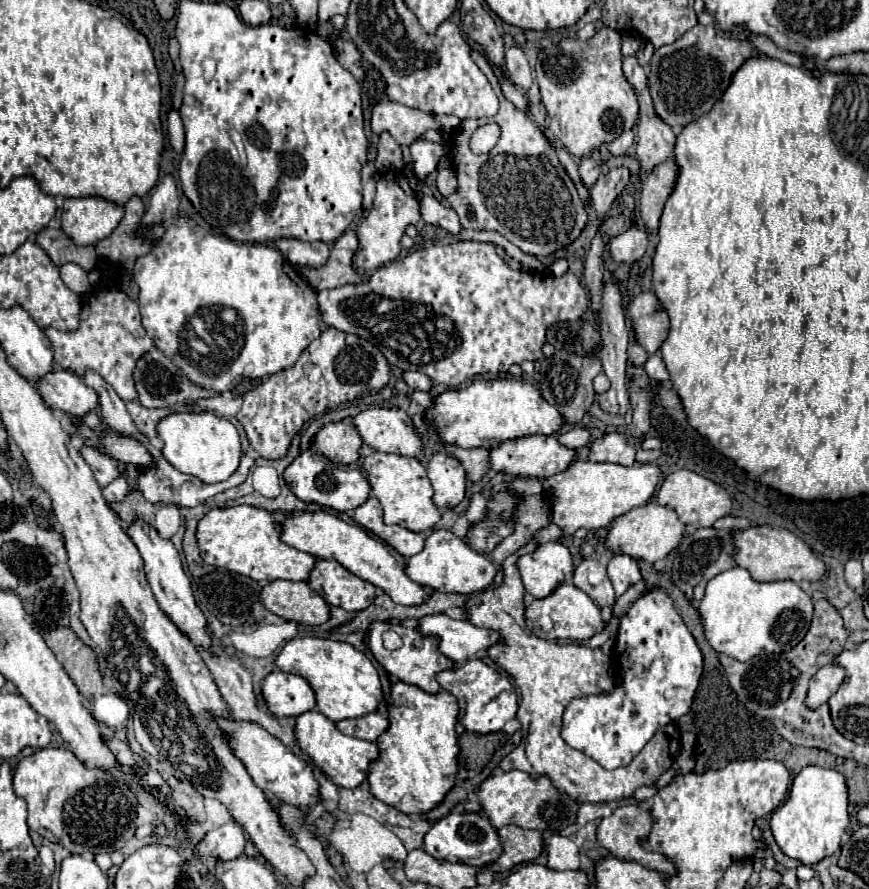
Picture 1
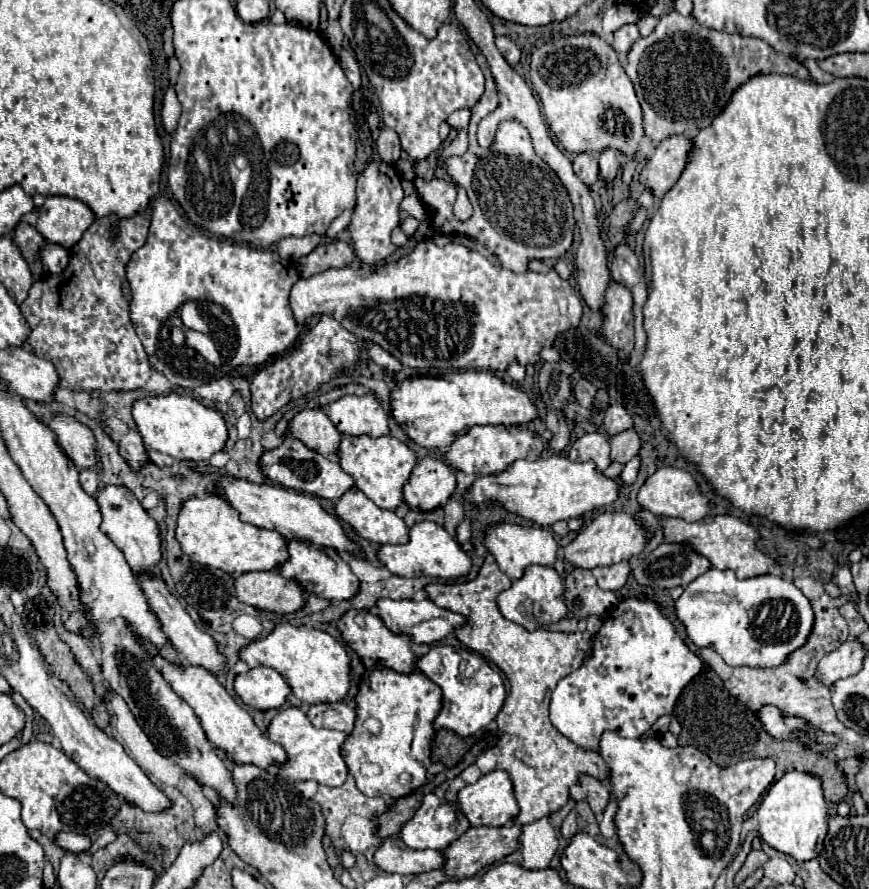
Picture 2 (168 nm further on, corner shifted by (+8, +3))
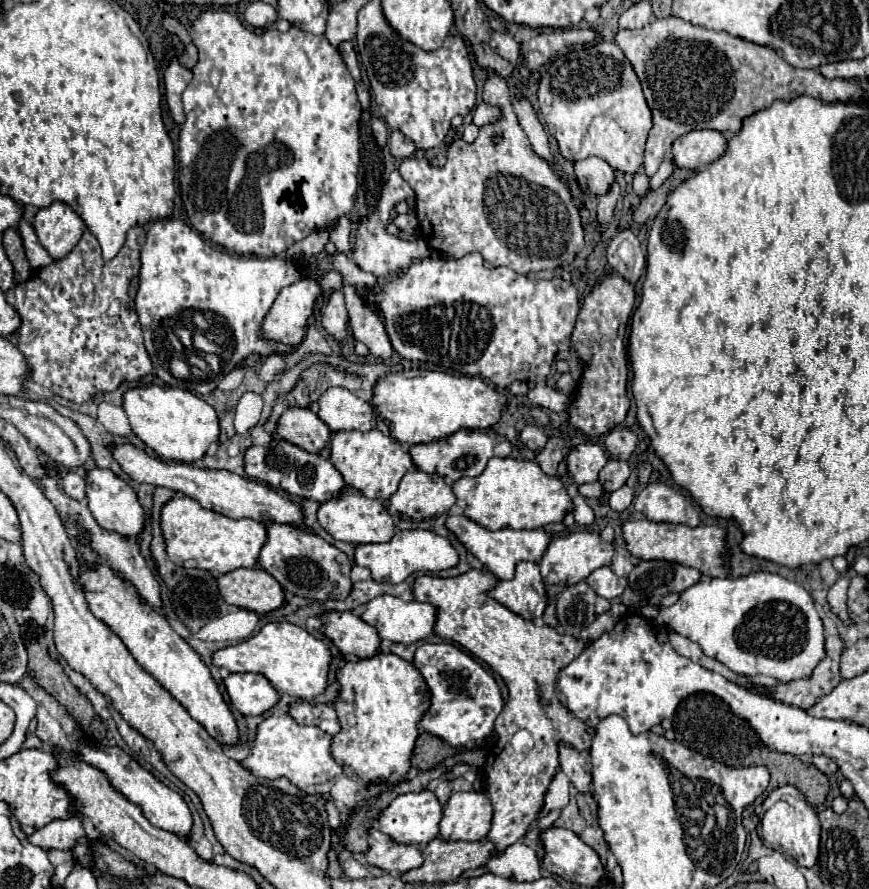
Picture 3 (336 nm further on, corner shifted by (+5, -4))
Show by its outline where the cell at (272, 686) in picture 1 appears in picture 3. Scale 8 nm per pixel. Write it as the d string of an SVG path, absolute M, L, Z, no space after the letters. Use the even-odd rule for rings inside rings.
M231 673L223 683L233 709L243 715L263 715L279 701L277 691L259 673Z

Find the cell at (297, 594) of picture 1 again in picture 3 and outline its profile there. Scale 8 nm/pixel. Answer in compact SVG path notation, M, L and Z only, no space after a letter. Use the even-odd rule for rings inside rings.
M233 569L217 577L221 597L235 607L255 613L269 613L283 605L281 585L263 569Z

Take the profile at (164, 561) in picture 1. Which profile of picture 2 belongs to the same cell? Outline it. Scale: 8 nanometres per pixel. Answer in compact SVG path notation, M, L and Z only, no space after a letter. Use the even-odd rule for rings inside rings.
M104 486L98 492L98 504L102 512L102 532L124 552L130 568L136 574L144 574L146 578L156 578L158 574L158 564L162 560L162 540L160 540L160 528L158 524L148 516L148 512L142 508L138 498L130 492L124 490L124 486Z

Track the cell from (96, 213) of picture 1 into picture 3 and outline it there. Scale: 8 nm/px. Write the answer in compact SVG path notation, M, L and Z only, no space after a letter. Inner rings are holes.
M55 201L51 207L37 211L33 229L47 253L53 259L63 259L77 245L85 231L85 223L69 205Z

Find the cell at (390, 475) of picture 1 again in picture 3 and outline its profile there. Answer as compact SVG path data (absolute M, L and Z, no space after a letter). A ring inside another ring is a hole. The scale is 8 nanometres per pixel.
M379 429L371 431L337 431L331 433L331 463L343 475L345 483L359 489L363 495L379 501L387 501L401 481L401 477L413 469L409 453L389 435L383 435Z

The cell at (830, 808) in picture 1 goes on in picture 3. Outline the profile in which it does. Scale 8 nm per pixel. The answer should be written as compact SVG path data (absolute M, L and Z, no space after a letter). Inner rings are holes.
M783 785L767 795L767 799L761 805L757 833L759 833L759 839L763 841L763 845L785 851L801 867L815 865L817 855L819 855L819 833L821 833L819 817L817 817L815 807L807 805L803 793L799 793L799 789L795 789L793 785Z

